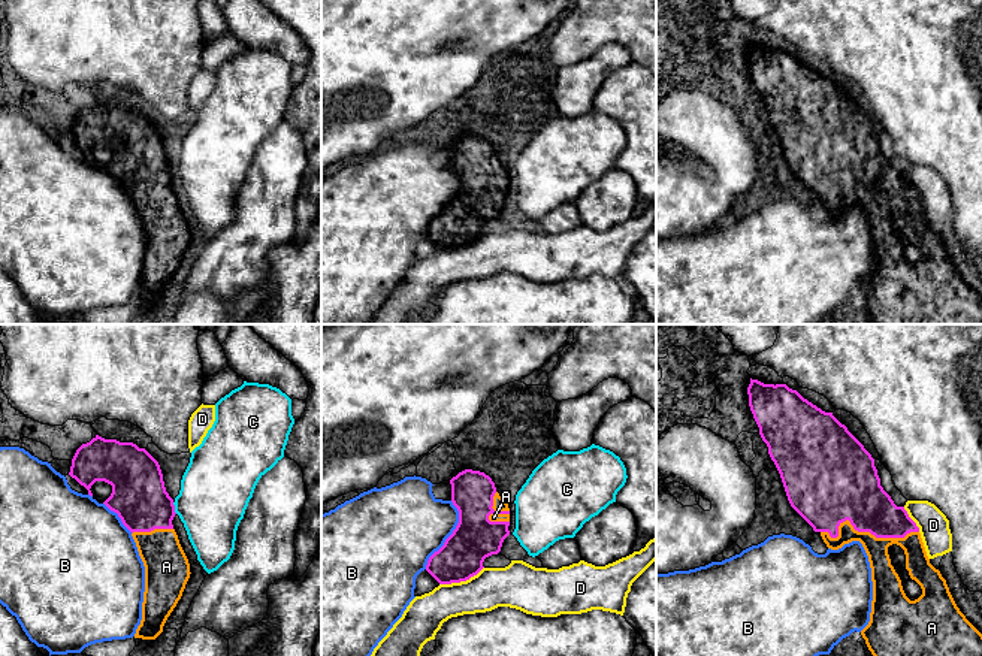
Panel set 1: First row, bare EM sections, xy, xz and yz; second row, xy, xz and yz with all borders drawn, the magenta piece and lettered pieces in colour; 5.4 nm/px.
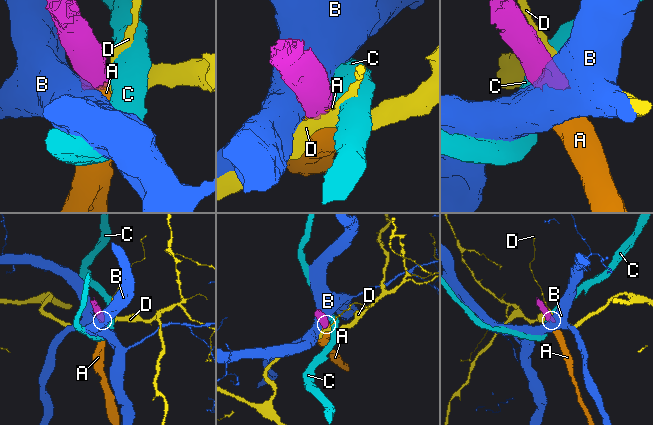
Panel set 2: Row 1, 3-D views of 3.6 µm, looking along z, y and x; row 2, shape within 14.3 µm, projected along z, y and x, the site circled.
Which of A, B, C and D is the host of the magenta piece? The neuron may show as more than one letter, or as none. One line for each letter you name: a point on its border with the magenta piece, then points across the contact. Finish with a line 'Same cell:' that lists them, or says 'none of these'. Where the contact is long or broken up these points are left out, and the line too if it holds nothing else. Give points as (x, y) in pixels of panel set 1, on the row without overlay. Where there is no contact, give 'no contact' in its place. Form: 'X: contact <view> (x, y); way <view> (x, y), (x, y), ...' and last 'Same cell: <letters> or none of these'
A: contact yz (864, 196)
Same cell: A

